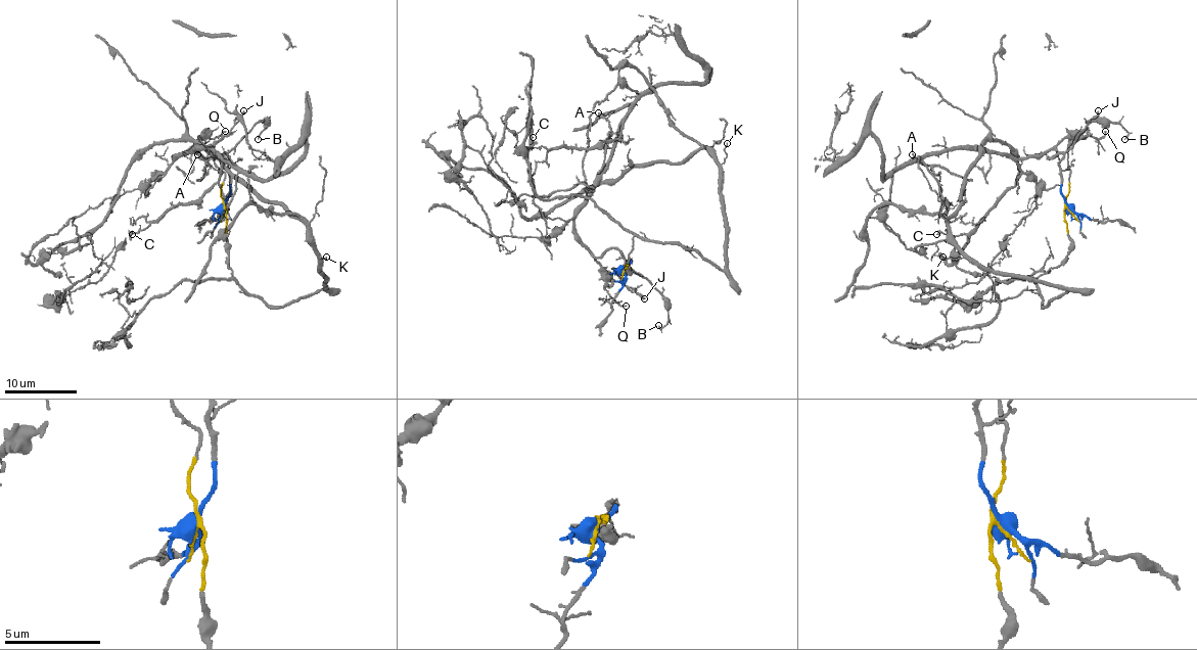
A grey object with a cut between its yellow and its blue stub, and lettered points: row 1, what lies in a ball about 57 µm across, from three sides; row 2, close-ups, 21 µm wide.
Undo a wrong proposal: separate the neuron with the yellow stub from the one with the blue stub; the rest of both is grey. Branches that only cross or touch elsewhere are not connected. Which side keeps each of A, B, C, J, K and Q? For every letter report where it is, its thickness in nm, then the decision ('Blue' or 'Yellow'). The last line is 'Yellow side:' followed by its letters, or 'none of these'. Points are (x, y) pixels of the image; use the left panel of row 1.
A: Place: (197, 154). Thickness 260 nm. Blue
B: Place: (258, 139). Thickness 90 nm. Blue
C: Place: (132, 234). Thickness 220 nm. Blue
J: Place: (243, 110). Thickness 220 nm. Yellow
K: Place: (326, 257). Thickness 140 nm. Yellow
Q: Place: (225, 131). Thickness 130 nm. Blue
Yellow side: J, K

